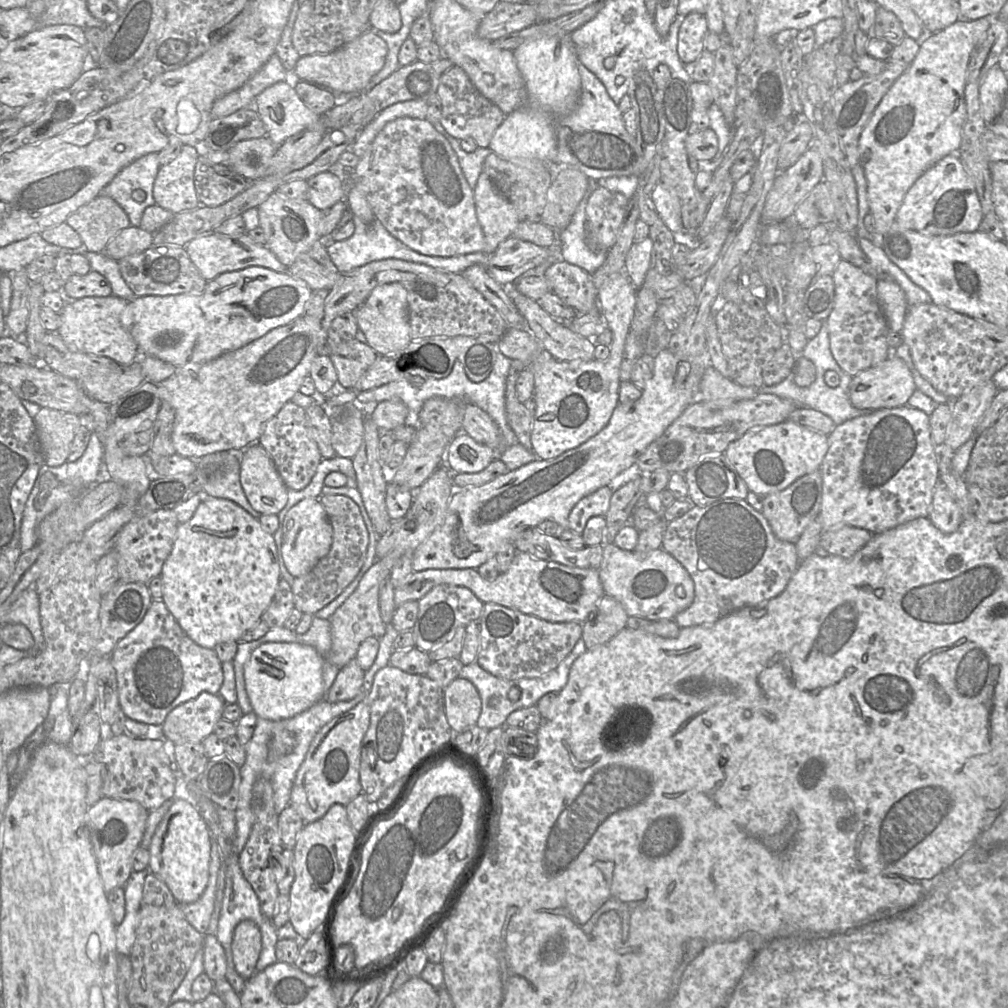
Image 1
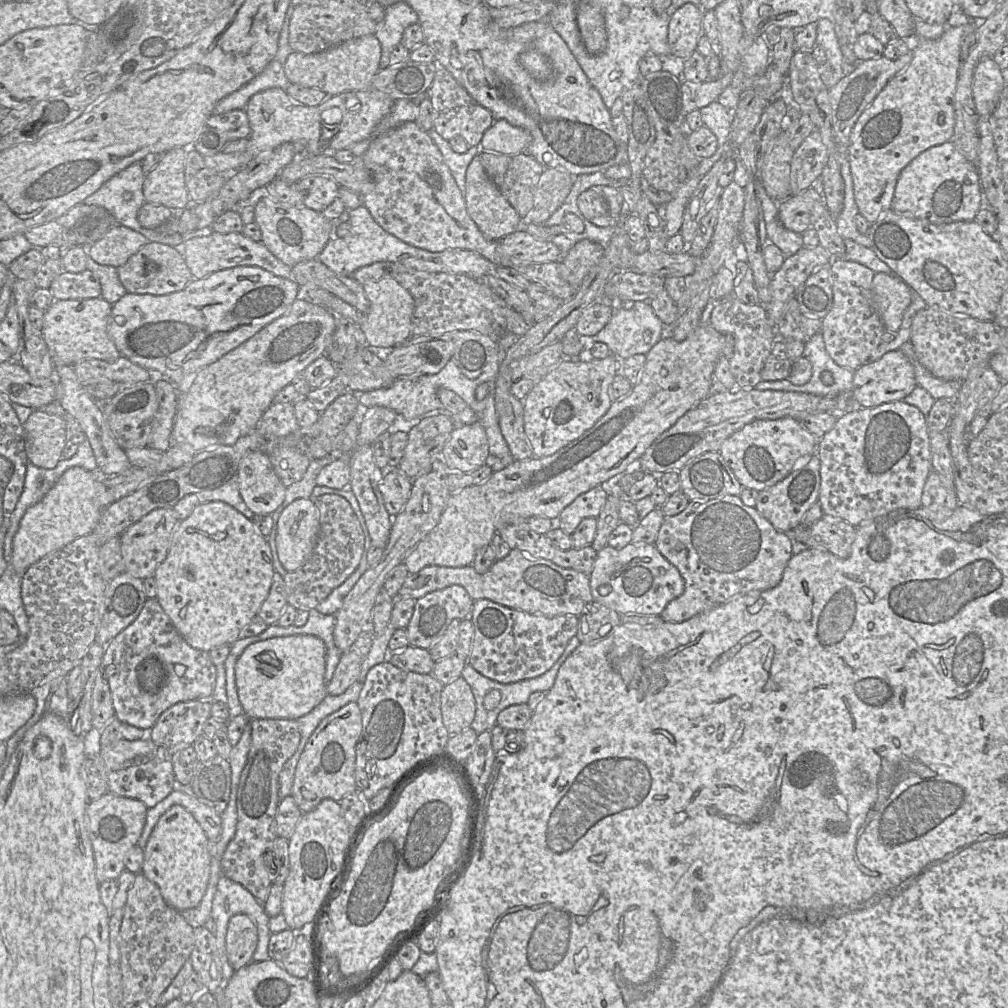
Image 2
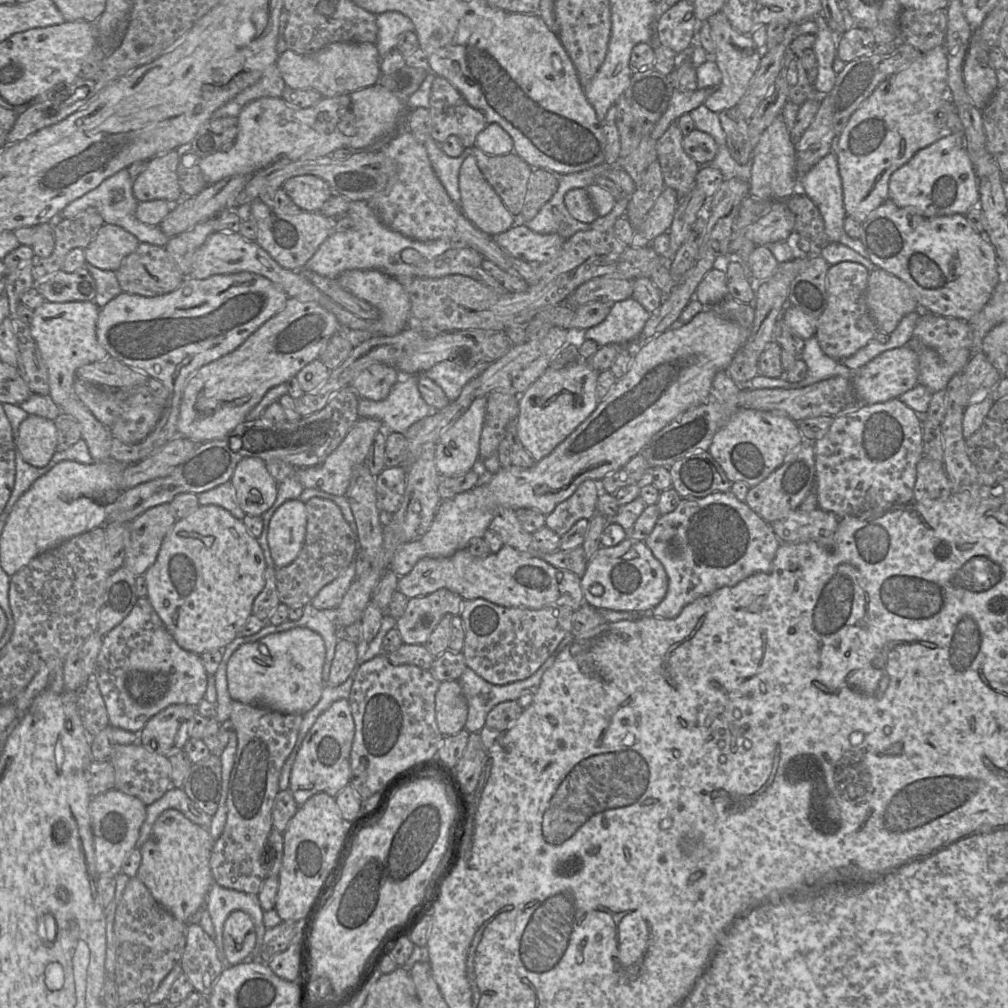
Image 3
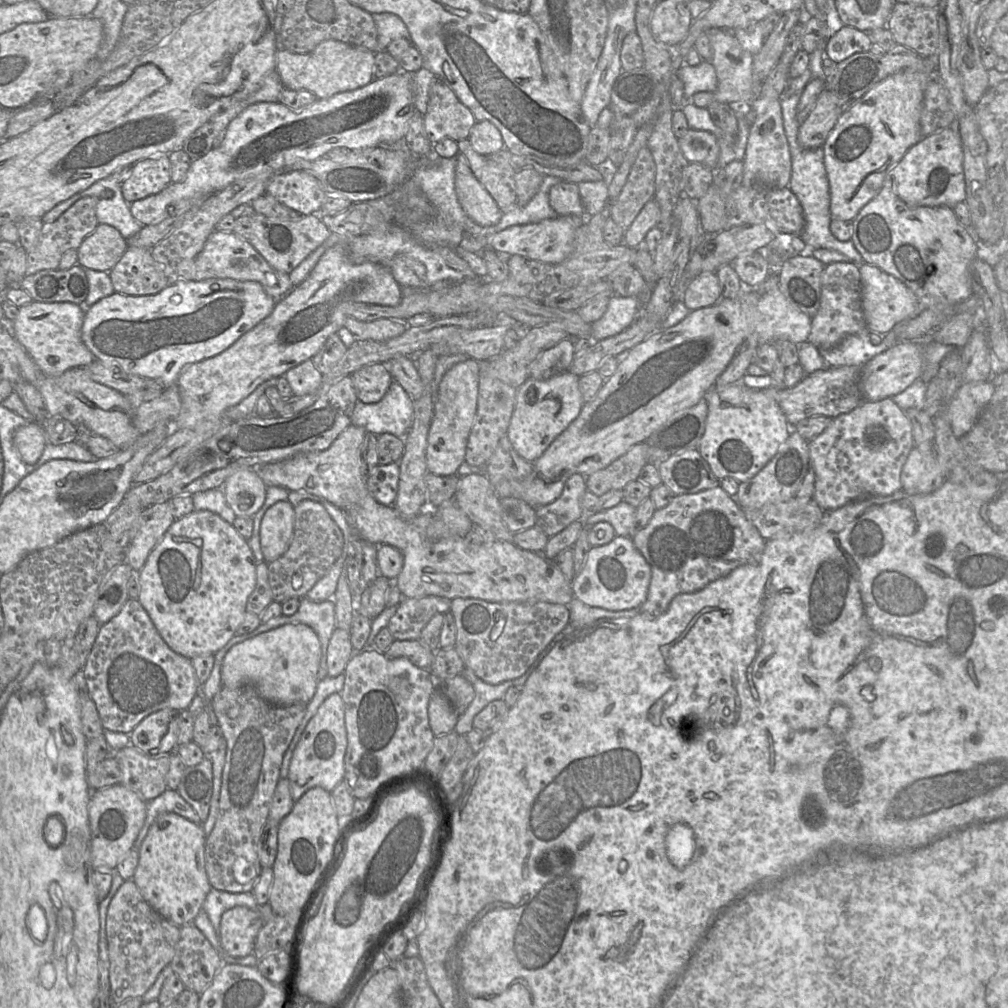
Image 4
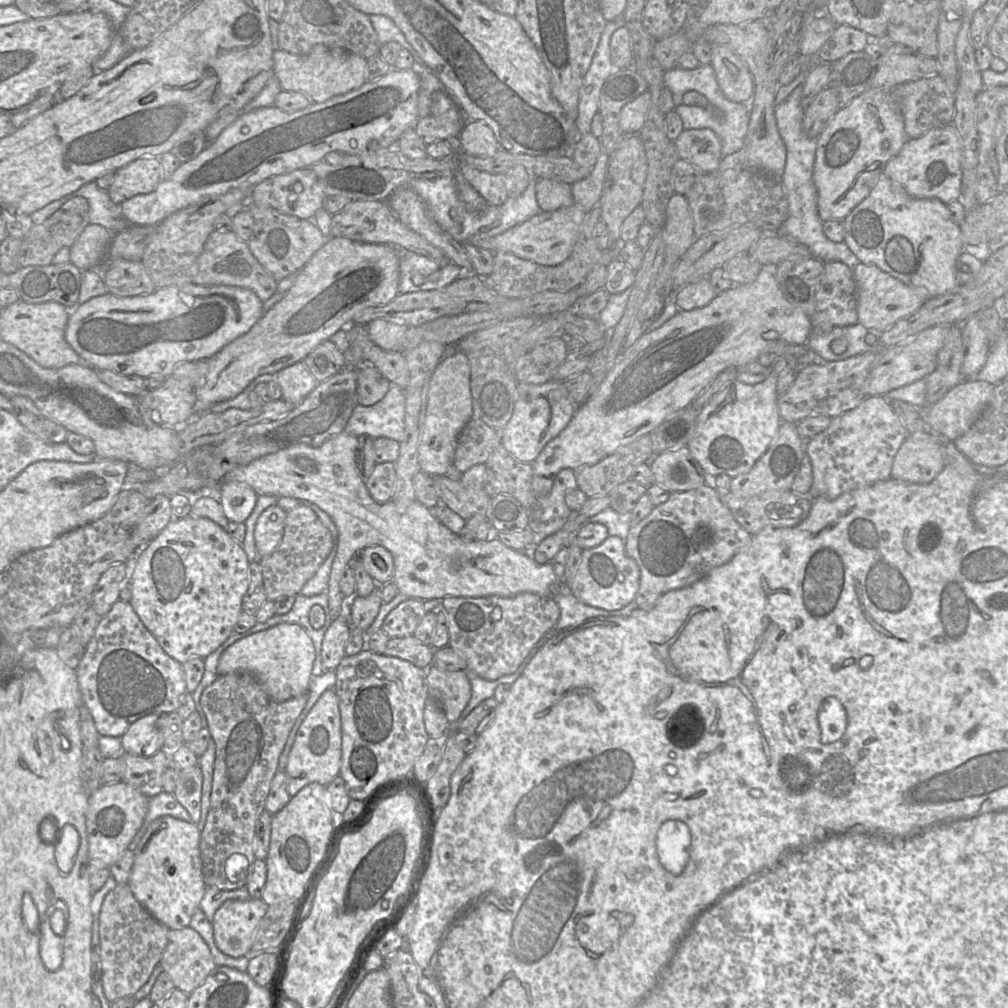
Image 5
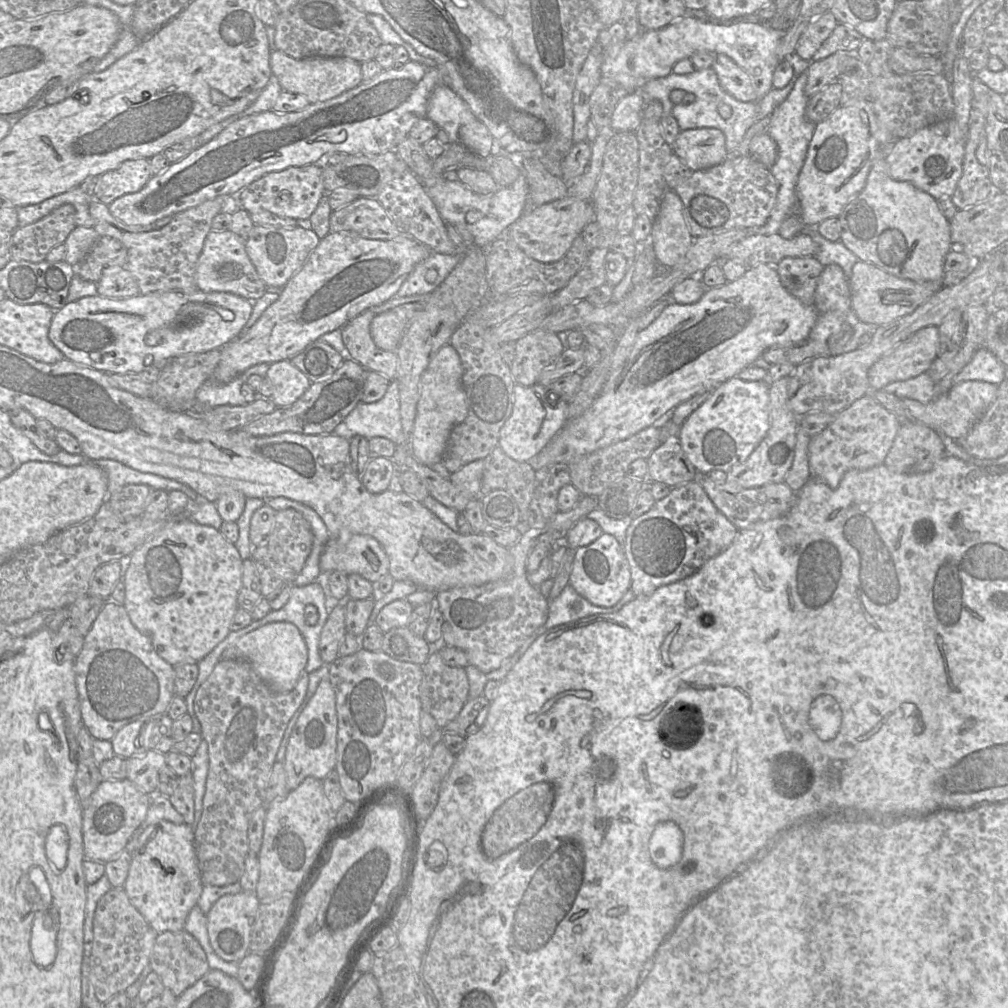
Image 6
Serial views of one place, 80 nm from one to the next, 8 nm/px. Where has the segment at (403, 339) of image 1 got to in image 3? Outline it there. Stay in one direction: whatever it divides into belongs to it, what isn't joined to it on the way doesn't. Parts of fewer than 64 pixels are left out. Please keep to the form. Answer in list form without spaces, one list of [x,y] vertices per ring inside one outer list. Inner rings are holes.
[[[369,269],[345,271],[336,279],[342,288],[378,309],[379,317],[371,322],[369,331],[366,333],[368,336],[394,336],[408,327],[411,302],[409,296],[395,278],[382,271]]]

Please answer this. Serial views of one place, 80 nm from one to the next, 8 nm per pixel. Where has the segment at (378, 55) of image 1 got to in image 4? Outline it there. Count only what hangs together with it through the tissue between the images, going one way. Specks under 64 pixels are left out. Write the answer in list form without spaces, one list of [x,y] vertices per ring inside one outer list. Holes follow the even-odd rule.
[[[327,40],[318,44],[307,54],[297,54],[286,49],[275,53],[275,71],[284,88],[290,90],[307,90],[317,99],[328,99],[332,96],[356,90],[373,81],[375,52],[364,47],[353,46],[336,40]]]

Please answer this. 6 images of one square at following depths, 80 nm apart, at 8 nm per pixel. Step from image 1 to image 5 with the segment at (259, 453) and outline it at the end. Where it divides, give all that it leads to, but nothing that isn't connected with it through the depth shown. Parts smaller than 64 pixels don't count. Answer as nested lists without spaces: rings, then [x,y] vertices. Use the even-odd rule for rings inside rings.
[[[222,481],[219,501],[230,522],[243,523],[252,513],[258,495],[245,482]]]

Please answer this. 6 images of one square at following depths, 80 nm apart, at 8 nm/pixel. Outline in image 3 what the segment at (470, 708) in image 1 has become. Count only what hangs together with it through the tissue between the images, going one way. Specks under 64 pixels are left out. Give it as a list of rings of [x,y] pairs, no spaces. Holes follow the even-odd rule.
[[[458,680],[441,682],[435,696],[435,717],[441,734],[452,736],[464,729],[468,703]]]

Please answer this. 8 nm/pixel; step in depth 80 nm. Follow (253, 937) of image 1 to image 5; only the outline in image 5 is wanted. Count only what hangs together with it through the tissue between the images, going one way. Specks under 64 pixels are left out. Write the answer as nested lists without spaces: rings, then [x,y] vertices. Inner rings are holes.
[[[261,899],[226,900],[211,921],[218,949],[233,958],[244,957],[251,950],[256,929],[268,907]]]

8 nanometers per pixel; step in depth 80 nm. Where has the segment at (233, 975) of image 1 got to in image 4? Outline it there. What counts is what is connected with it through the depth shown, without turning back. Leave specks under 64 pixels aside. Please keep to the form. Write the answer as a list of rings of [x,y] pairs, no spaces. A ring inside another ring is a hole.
[[[215,888],[210,889],[202,909],[208,914],[217,936],[223,913],[236,906],[245,906],[251,909],[259,908],[252,892],[232,893]]]

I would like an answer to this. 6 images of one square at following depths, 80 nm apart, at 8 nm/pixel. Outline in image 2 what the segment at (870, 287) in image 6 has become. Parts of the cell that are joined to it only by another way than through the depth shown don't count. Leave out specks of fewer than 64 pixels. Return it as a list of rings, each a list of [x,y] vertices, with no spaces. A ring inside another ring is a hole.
[[[875,273],[872,297],[886,331],[897,333],[912,300],[912,289],[895,274]]]

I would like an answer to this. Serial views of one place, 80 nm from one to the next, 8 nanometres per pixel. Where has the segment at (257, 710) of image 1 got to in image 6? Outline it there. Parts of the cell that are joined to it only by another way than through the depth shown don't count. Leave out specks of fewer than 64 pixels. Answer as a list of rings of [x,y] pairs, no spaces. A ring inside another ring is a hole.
[[[272,622],[237,639],[223,652],[222,659],[238,659],[249,662],[273,692],[287,693],[294,689],[305,671],[308,649],[297,626],[289,622]]]

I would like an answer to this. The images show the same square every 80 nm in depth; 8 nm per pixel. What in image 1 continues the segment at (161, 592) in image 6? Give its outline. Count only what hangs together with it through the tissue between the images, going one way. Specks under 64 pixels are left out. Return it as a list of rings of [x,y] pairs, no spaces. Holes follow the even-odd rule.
[[[205,497],[191,519],[184,523],[179,523],[172,551],[164,562],[159,576],[162,579],[161,600],[175,617],[180,627],[187,636],[199,646],[214,649],[214,647],[220,643],[231,641],[239,642],[246,631],[262,621],[262,614],[268,608],[275,595],[279,580],[281,579],[281,572],[277,557],[277,546],[273,534],[265,532],[258,519],[251,516],[246,510],[231,500]]]

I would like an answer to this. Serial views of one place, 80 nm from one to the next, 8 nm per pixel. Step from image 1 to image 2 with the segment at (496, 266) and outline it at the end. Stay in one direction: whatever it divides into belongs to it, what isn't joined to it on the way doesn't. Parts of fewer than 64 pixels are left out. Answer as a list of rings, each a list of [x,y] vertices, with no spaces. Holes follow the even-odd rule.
[[[522,229],[497,242],[499,253],[502,254],[501,262],[506,266],[558,262],[563,257],[552,241],[537,239]]]

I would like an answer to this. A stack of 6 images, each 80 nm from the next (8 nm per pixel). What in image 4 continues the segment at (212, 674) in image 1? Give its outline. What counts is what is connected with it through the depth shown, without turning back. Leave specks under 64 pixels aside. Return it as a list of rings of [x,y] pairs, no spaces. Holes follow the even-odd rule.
[[[129,599],[121,611],[102,624],[82,671],[89,695],[94,701],[104,730],[130,734],[147,716],[163,710],[187,710],[200,686],[192,661],[174,652],[163,640],[138,600]]]

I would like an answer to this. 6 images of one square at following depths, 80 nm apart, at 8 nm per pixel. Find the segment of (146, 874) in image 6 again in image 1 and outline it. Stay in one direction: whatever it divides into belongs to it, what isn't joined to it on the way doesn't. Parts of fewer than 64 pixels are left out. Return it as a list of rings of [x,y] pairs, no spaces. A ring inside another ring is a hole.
[[[183,799],[174,800],[157,826],[148,850],[147,870],[165,882],[178,904],[193,903],[200,898],[209,881],[213,838],[195,806]]]

